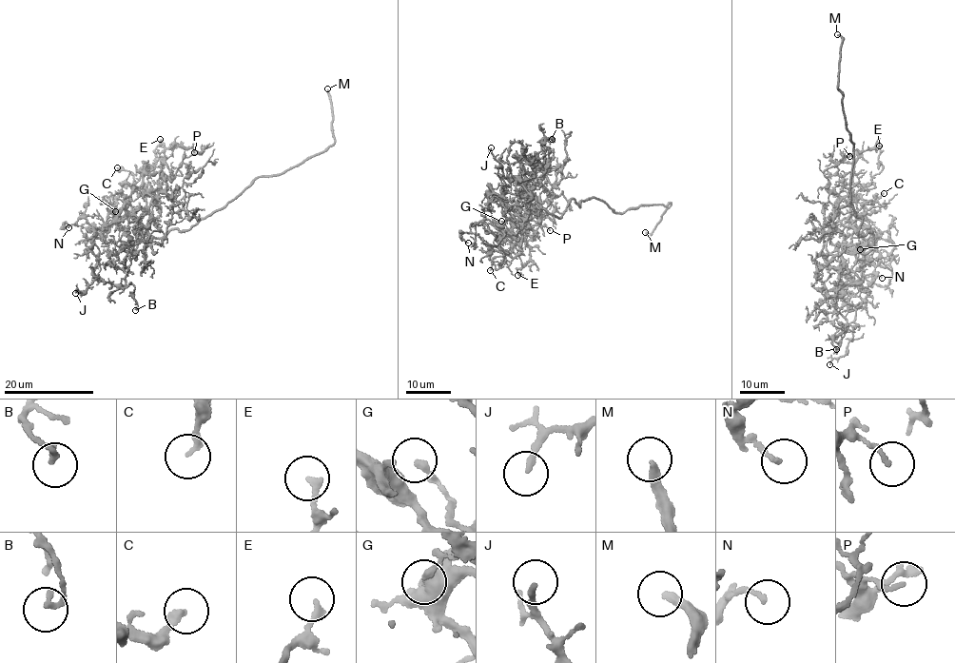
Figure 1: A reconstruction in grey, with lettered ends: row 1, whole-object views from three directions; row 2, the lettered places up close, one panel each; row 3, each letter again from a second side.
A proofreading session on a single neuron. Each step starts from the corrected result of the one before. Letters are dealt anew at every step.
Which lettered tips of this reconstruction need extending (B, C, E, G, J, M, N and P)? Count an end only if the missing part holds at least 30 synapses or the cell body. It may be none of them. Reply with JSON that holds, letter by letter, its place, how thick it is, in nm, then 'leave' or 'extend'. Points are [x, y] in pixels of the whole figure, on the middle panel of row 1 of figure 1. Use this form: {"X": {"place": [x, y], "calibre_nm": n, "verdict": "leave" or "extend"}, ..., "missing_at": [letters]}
{"B": {"place": [552, 139], "calibre_nm": 190, "verdict": "leave"}, "C": {"place": [490, 270], "calibre_nm": 240, "verdict": "leave"}, "E": {"place": [517, 275], "calibre_nm": 200, "verdict": "leave"}, "G": {"place": [501, 221], "calibre_nm": 130, "verdict": "leave"}, "J": {"place": [491, 147], "calibre_nm": 170, "verdict": "leave"}, "M": {"place": [645, 232], "calibre_nm": 280, "verdict": "extend"}, "N": {"place": [468, 243], "calibre_nm": 130, "verdict": "leave"}, "P": {"place": [550, 230], "calibre_nm": 140, "verdict": "leave"}, "missing_at": ["M"]}

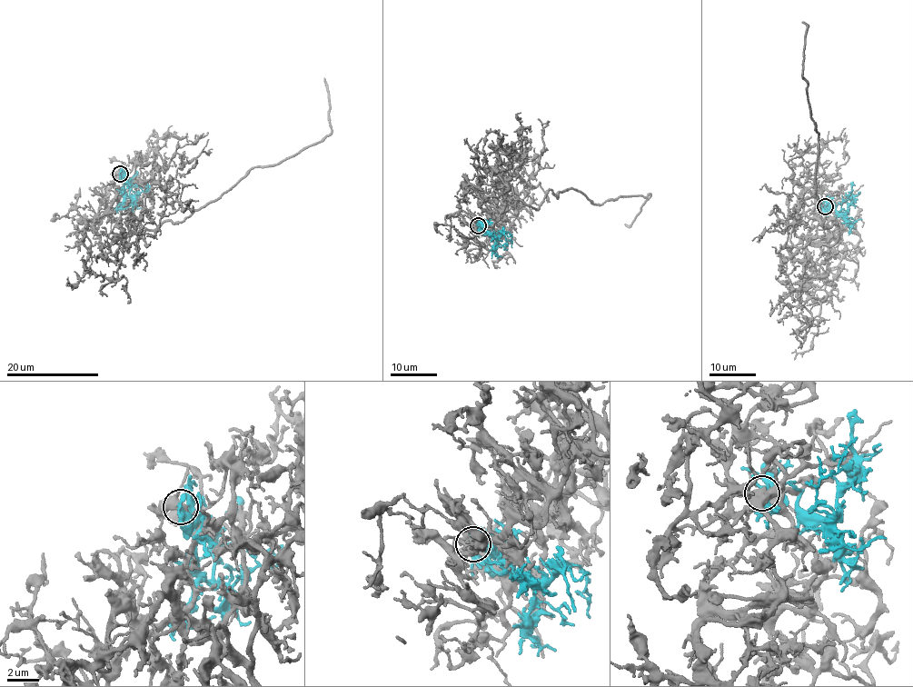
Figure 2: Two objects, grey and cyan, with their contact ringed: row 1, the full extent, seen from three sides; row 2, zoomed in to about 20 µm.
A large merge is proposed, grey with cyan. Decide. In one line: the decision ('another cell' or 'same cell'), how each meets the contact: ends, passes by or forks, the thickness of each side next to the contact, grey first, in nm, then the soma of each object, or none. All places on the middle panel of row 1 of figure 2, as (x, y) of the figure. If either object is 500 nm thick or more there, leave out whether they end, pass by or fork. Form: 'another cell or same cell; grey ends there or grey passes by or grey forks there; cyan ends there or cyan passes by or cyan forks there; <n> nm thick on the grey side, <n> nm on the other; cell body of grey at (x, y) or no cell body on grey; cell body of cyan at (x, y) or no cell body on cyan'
another cell; grey forks there; cyan passes by; 360 nm thick on the grey side, 360 nm on the other; no cell body on grey; no cell body on cyan

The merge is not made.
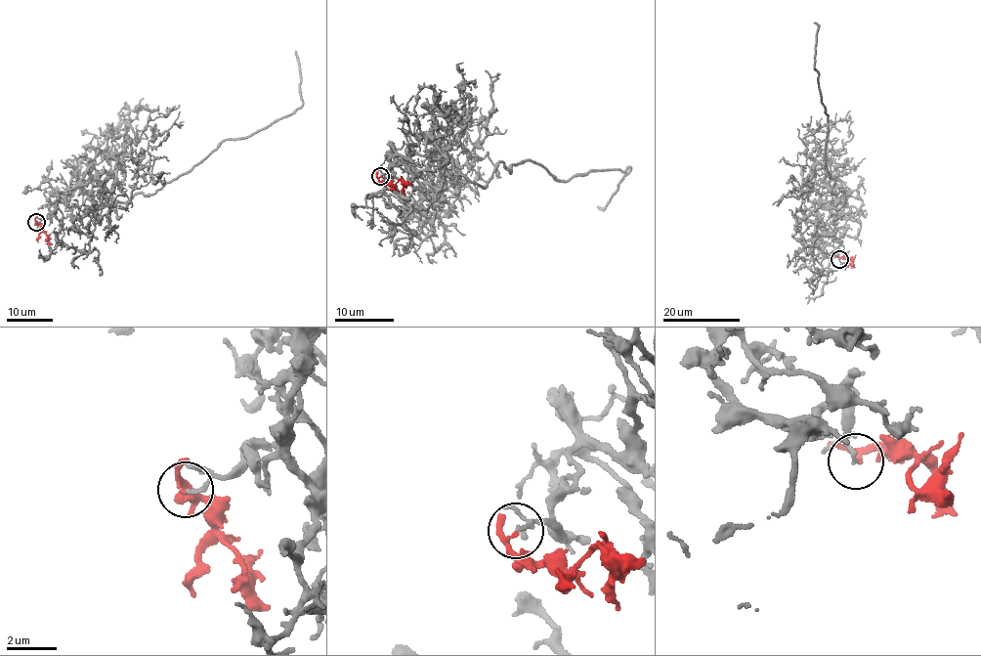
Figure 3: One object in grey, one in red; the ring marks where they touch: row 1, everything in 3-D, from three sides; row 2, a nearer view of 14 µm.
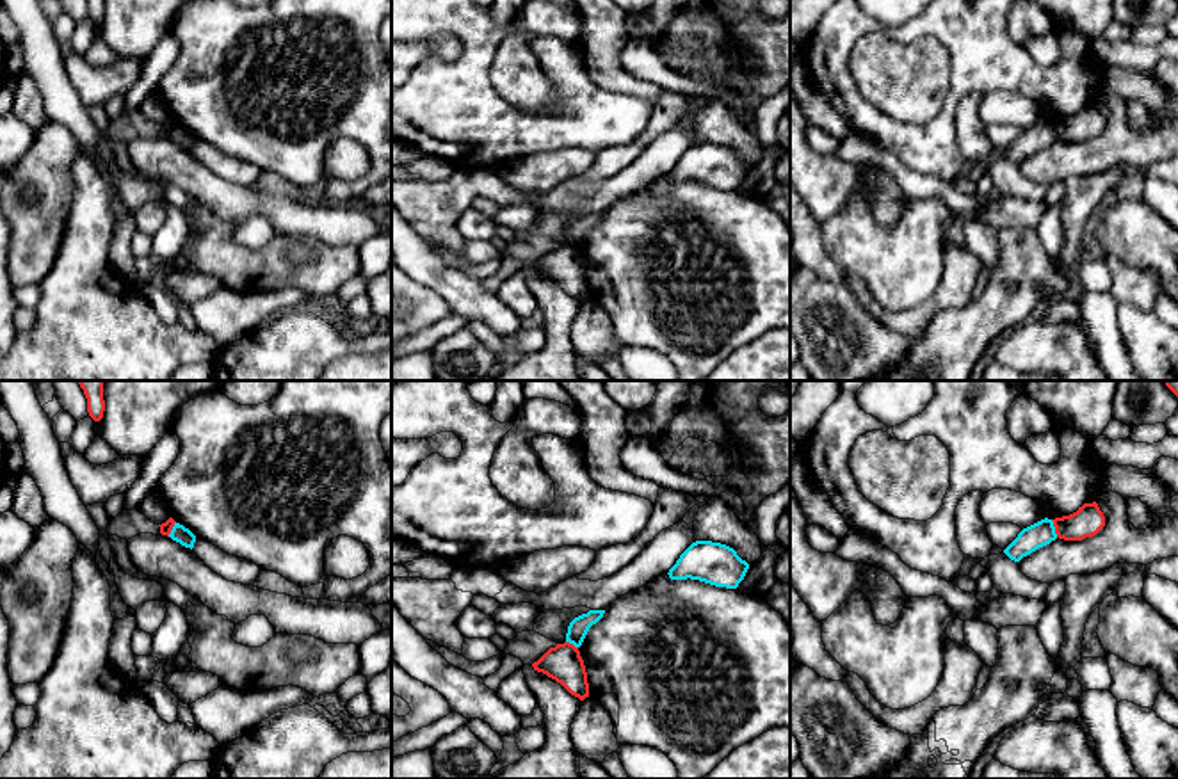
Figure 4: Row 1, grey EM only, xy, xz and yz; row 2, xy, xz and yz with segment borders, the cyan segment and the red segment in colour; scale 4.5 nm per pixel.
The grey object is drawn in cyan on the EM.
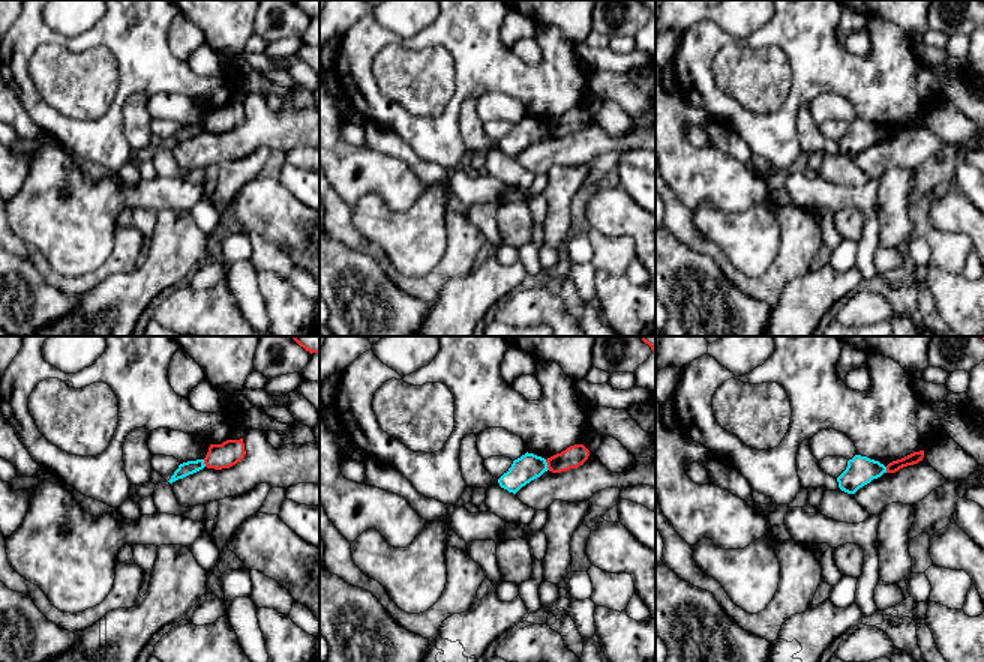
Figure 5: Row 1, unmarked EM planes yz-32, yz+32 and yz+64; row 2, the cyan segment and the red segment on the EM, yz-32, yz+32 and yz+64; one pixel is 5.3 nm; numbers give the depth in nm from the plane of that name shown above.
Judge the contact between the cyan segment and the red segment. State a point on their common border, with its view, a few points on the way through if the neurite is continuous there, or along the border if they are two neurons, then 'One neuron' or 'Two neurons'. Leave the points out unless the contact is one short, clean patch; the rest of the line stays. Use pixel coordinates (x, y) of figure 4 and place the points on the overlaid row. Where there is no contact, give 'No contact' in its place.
Touches cyan at yz (1054, 529). Boundary: yz (1050, 520), (1057, 536). Two neurons

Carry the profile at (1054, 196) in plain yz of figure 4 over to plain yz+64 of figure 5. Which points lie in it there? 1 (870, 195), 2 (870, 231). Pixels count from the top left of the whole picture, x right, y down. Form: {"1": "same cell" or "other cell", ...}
{"1": "same cell", "2": "same cell"}

